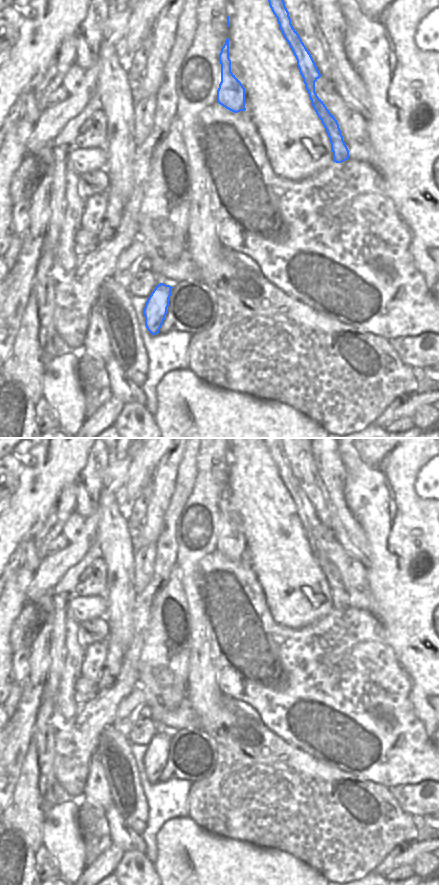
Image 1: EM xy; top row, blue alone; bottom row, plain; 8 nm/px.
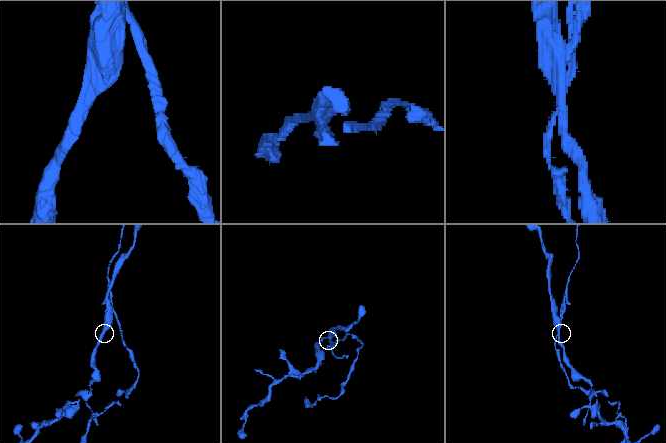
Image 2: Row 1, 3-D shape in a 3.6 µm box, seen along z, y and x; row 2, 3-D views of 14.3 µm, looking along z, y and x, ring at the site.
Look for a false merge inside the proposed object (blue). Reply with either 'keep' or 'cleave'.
cleave

